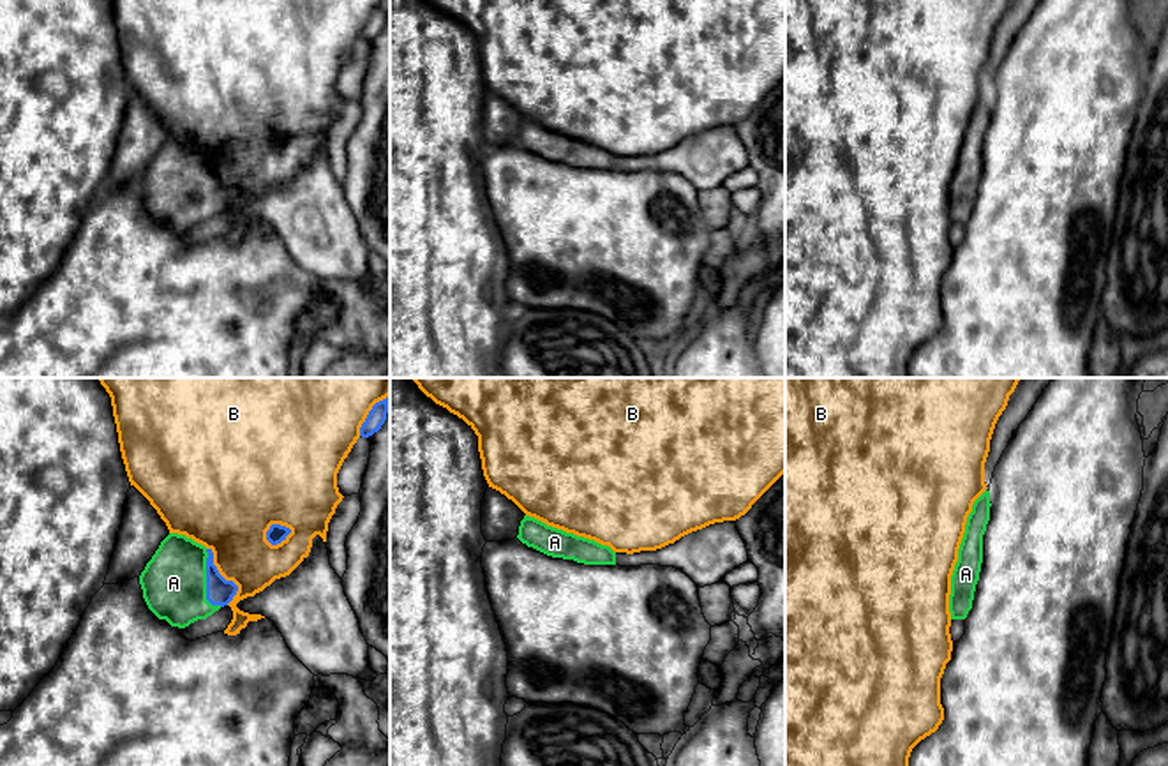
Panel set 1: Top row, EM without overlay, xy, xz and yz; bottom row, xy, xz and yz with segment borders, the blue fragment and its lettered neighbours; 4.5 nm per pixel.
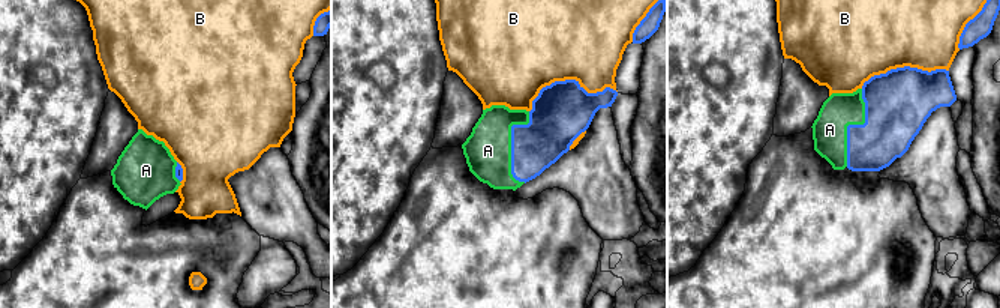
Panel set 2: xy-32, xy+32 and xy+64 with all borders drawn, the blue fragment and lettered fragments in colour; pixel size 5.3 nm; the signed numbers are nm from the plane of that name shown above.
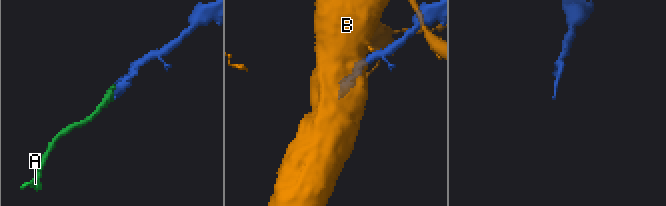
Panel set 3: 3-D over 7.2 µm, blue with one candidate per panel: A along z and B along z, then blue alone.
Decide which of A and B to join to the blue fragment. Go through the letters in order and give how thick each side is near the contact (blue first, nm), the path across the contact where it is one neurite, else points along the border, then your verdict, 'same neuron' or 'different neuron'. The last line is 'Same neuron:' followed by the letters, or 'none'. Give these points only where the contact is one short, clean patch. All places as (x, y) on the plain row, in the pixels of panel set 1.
A: calibres 130 and 300 nm; same neuron
B: calibres 130 and 300 nm; different neuron
Same neuron: A

